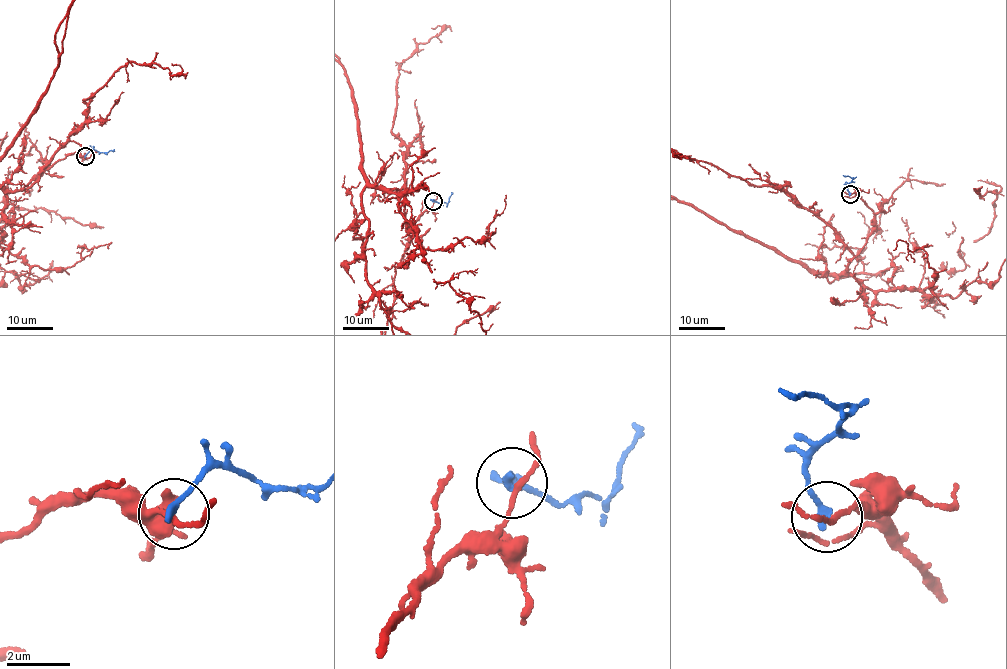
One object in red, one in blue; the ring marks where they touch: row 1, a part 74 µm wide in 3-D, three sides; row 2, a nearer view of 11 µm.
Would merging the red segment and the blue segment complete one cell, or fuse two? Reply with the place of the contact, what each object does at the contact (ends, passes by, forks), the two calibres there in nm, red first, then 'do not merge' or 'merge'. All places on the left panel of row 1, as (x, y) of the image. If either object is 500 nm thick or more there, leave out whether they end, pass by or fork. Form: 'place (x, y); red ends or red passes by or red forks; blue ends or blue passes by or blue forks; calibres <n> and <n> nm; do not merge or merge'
place (85, 156); red passes by; blue ends; calibres 130 and 240 nm; do not merge

